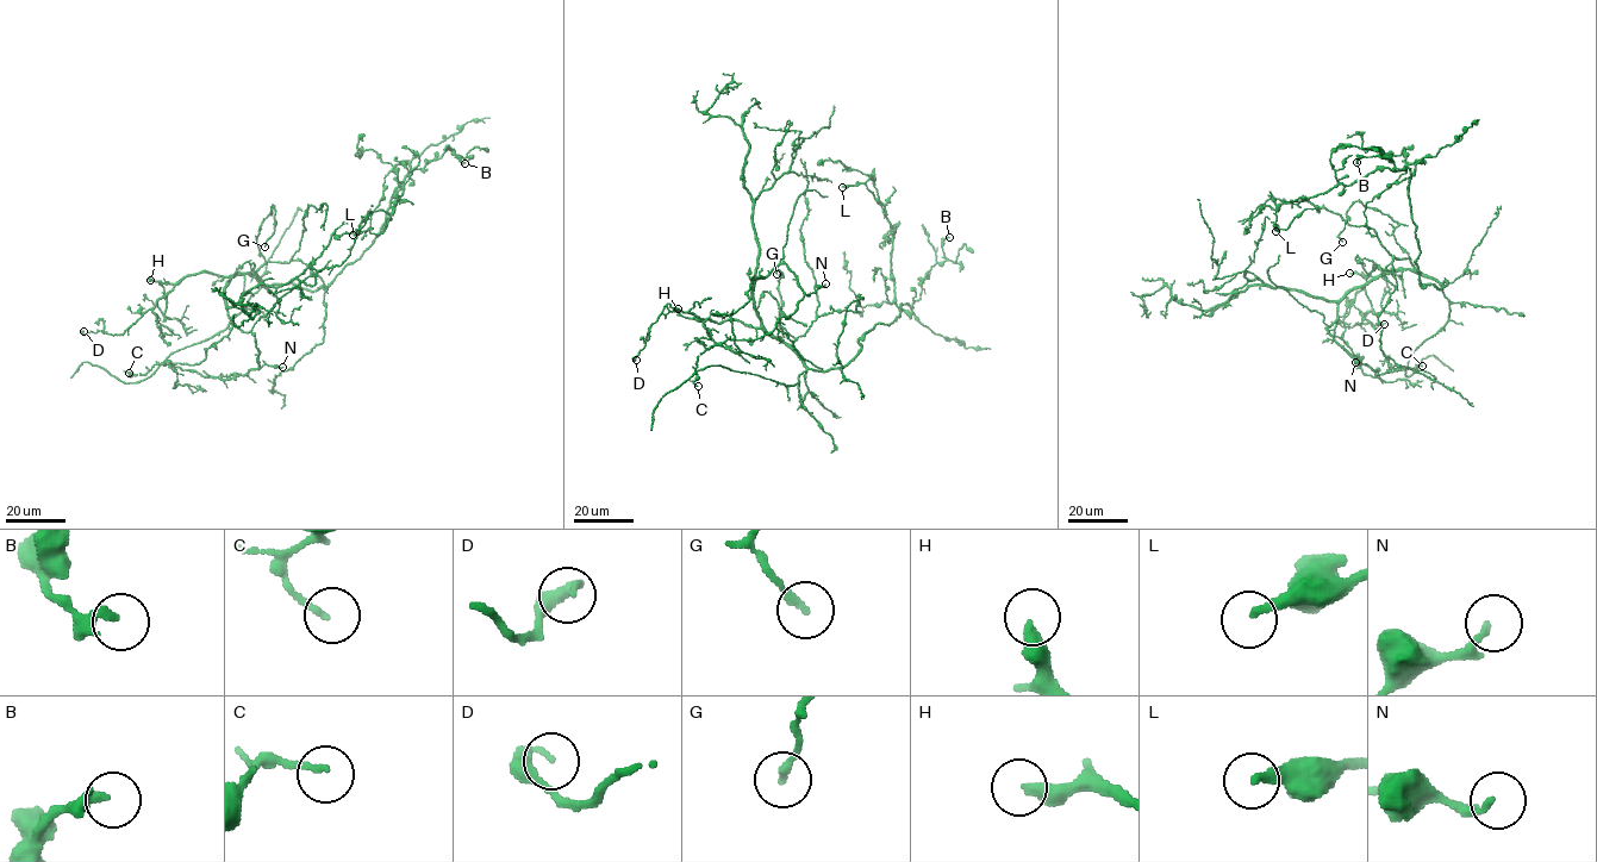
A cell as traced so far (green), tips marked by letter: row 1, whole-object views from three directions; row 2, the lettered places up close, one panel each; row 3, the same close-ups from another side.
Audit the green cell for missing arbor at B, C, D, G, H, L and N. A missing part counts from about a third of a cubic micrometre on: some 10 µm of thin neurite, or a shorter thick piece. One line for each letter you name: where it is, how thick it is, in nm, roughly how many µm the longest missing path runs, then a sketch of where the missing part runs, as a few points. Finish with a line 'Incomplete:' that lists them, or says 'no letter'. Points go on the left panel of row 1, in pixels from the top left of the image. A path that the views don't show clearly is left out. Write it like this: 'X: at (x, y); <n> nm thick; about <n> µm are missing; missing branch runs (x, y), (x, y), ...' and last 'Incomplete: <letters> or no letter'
Incomplete: no letter

